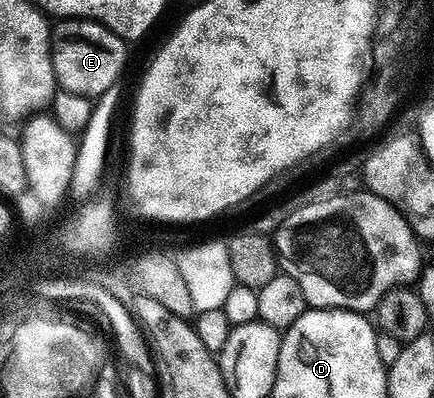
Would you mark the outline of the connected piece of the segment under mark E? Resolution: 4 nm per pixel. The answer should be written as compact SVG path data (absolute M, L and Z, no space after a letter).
M65 18L62 19L51 32L51 59L55 81L62 89L77 96L95 100L105 95L106 89L116 85L127 66L128 43L112 32L107 26L93 22L90 18Z

